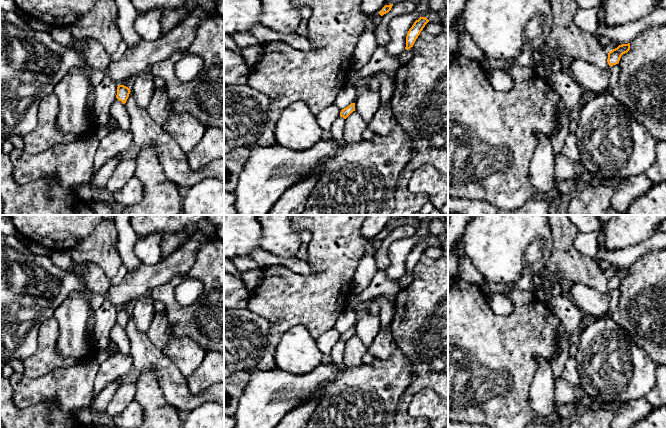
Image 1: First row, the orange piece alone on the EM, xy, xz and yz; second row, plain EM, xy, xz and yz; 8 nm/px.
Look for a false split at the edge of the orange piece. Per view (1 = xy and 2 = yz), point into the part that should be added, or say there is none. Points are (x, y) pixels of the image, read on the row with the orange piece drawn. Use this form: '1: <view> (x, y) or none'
1: none
2: none

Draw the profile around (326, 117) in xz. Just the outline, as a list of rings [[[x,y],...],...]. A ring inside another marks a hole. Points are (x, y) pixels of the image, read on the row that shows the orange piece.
[[[333,103],[316,114],[317,122],[325,134],[330,132],[333,123],[340,116],[340,112],[341,110]]]

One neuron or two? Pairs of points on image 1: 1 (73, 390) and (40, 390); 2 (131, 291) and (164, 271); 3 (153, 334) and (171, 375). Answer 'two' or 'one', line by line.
1: one
2: one
3: two

